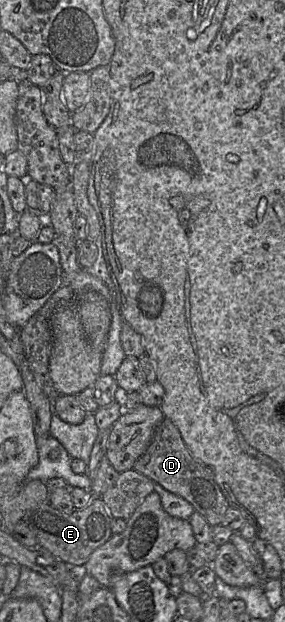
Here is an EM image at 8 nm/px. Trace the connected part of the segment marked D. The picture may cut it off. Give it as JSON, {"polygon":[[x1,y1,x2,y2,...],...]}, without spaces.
{"polygon":[[164,418,156,427,145,453,133,469,161,485,167,491,188,501,211,526,221,525,229,504,215,481,214,471,192,456,179,429,170,419]]}

